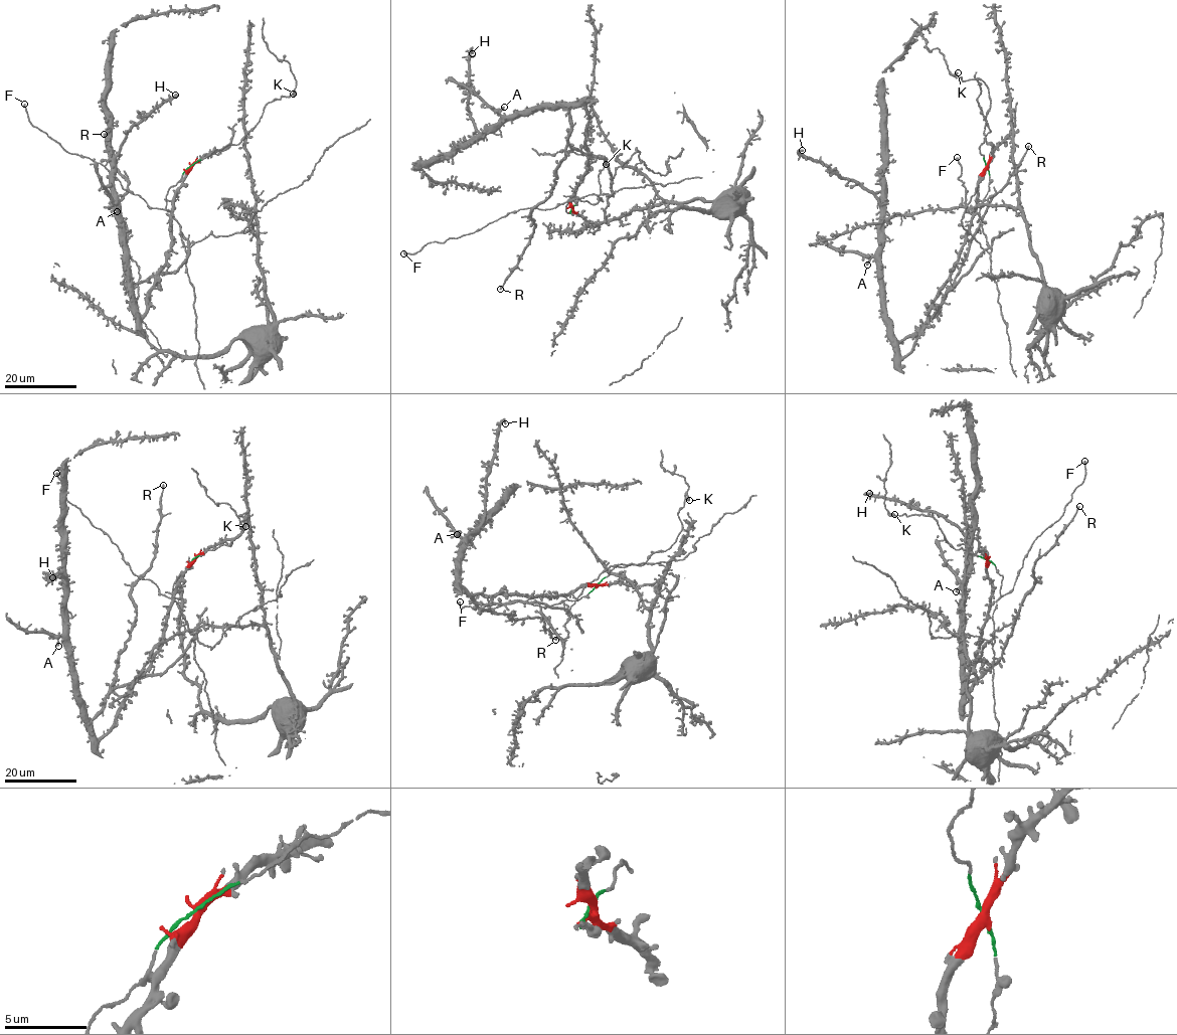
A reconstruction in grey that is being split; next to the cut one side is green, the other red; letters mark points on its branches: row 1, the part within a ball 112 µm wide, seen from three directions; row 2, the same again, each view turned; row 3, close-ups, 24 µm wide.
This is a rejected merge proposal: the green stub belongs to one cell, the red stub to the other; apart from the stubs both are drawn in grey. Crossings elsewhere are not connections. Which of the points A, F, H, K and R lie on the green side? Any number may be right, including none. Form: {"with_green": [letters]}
{"with_green": ["F", "K"]}

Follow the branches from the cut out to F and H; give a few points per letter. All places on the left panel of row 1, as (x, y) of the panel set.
F: (190, 166), (170, 187), (166, 207), (153, 208), (125, 190), (101, 164), (69, 153), (29, 121), (24, 104)
H: (190, 166), (174, 199), (169, 267), (132, 286), (131, 301), (114, 157), (131, 129), (175, 95)

